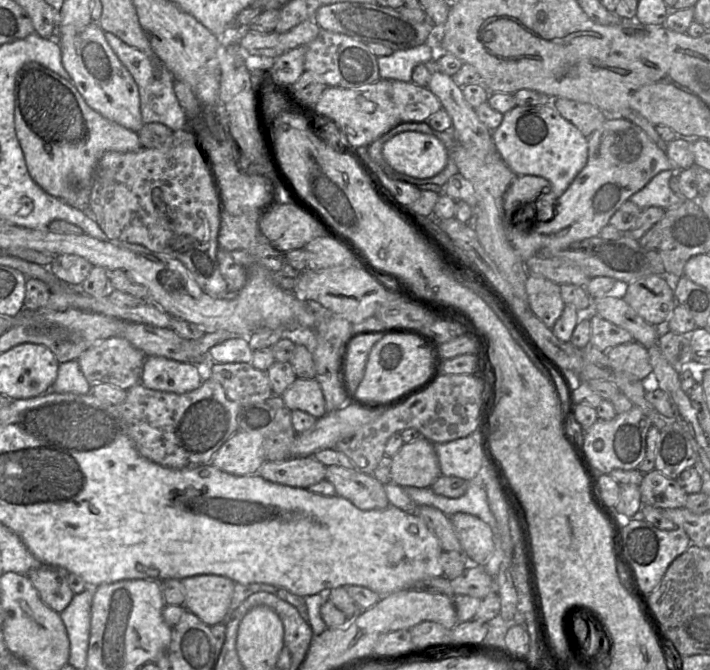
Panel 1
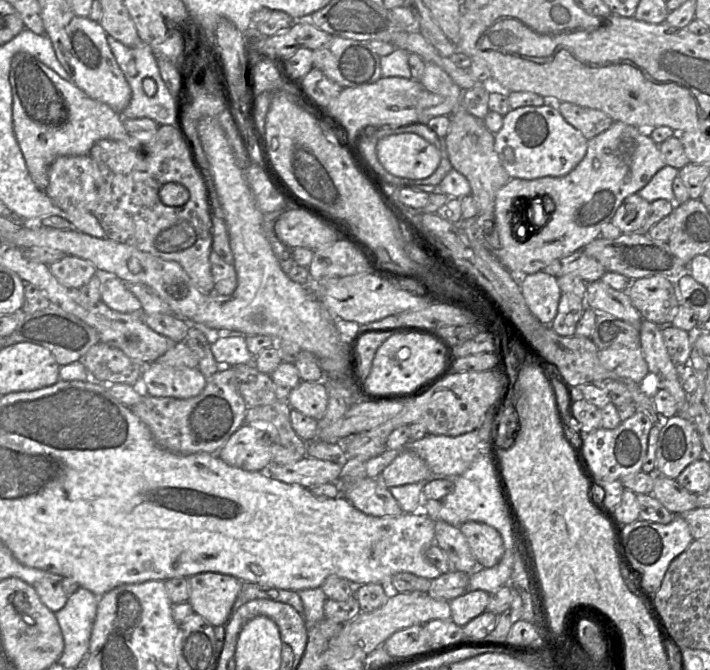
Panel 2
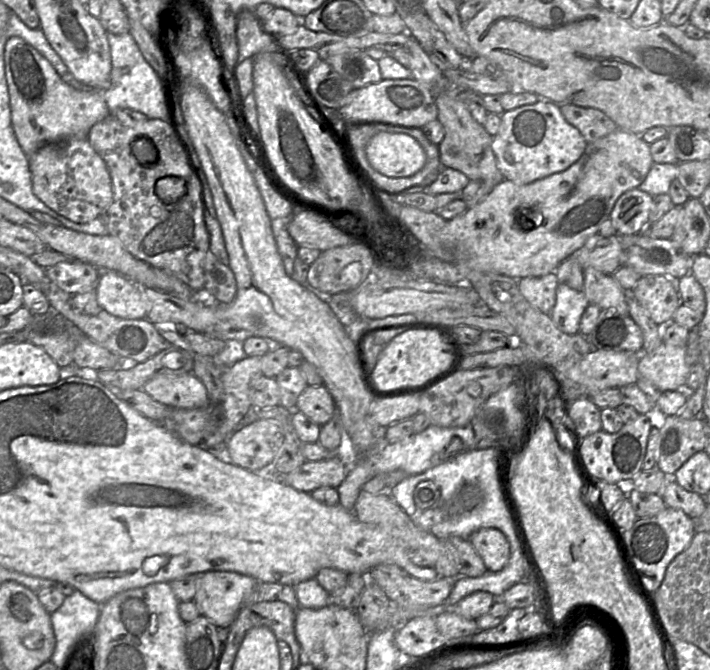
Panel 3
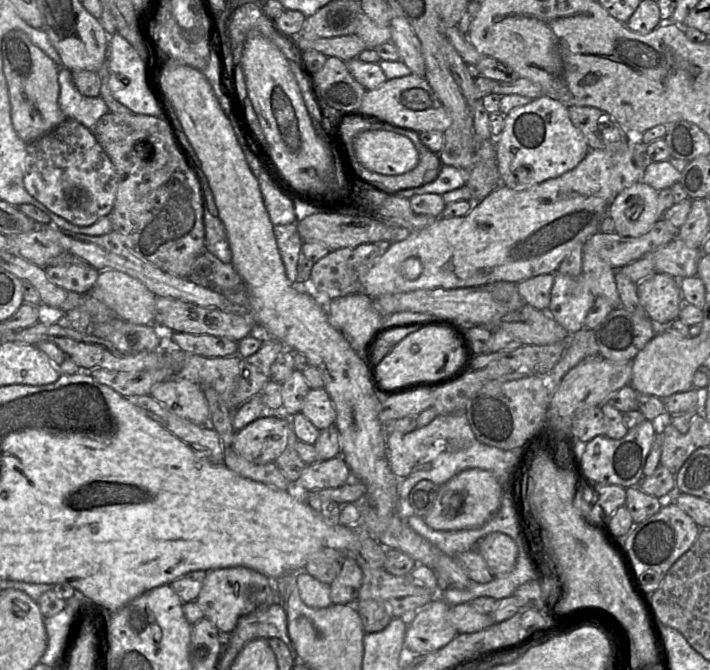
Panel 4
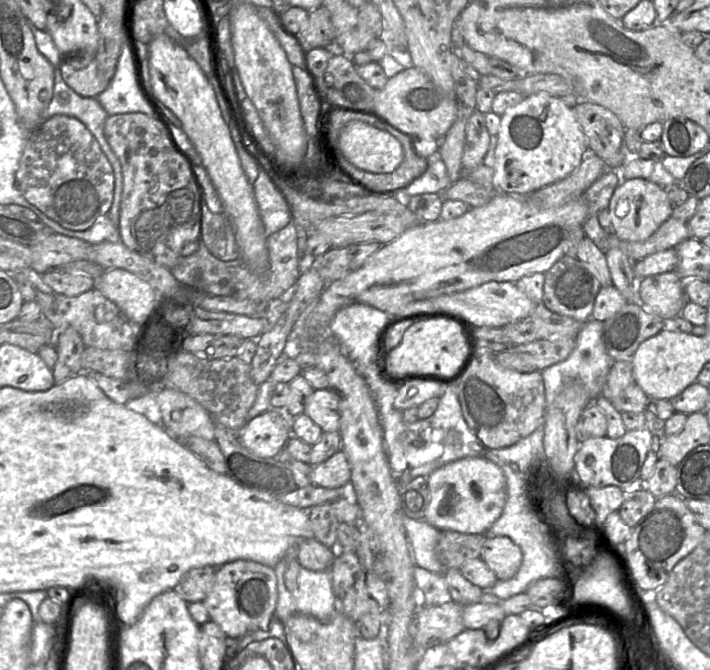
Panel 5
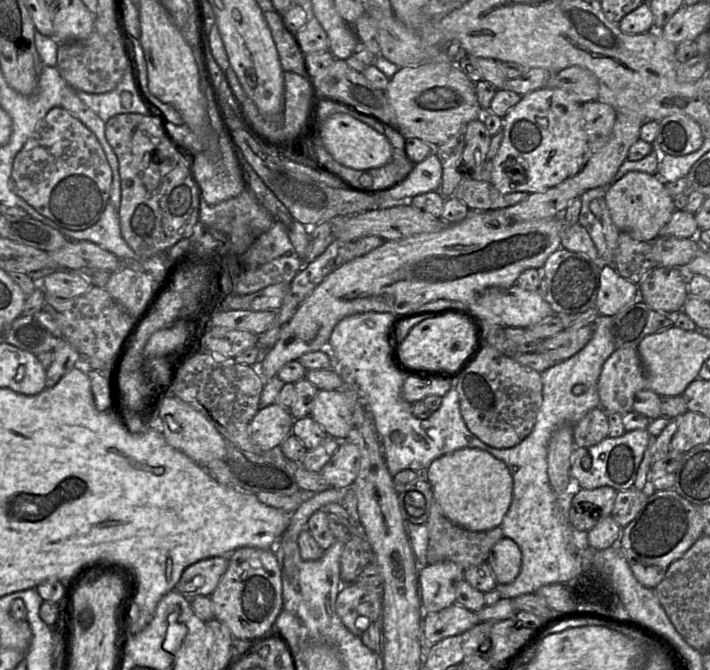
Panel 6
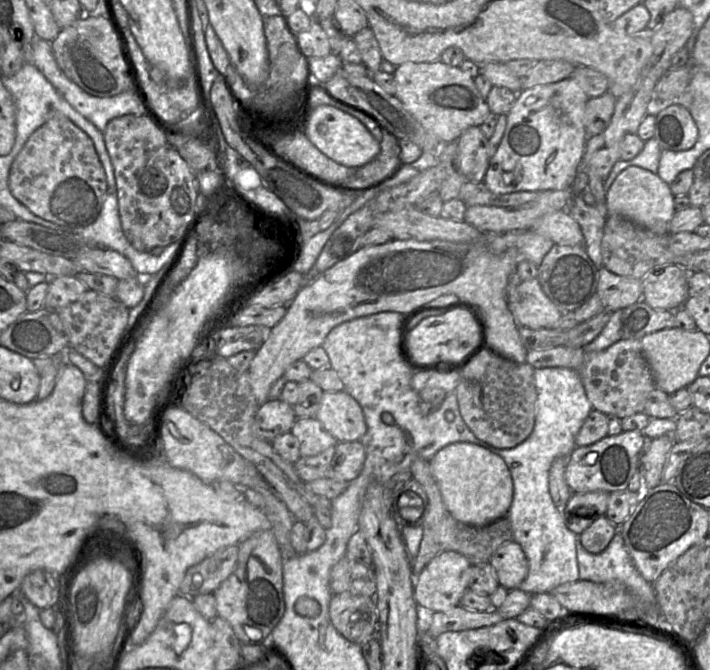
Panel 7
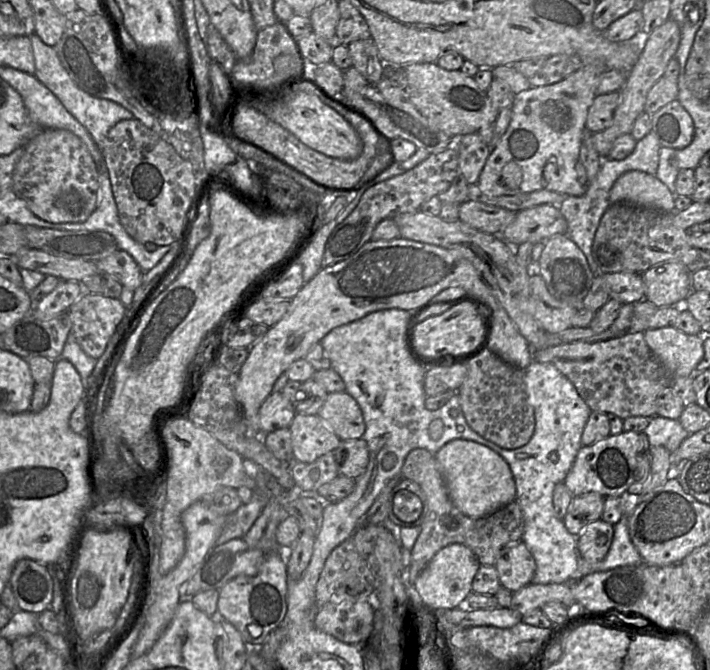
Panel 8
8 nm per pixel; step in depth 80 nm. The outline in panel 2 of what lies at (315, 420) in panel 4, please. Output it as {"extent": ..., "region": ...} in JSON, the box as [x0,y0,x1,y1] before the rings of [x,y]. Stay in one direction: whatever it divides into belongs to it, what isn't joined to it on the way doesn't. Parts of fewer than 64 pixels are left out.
{"extent":[288,381,328,420],"region":[[[301,381],[289,394],[288,404],[294,410],[322,420],[328,408],[328,392],[323,381]]]}

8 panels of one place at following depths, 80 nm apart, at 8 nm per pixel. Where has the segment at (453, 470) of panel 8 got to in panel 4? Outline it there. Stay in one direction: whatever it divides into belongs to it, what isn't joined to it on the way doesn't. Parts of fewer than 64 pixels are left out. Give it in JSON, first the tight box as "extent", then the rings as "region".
{"extent":[423,468,502,530],"region":[[[470,468],[461,471],[439,486],[433,507],[423,519],[433,530],[478,528],[497,513],[501,502],[502,487],[496,477],[487,470]]]}

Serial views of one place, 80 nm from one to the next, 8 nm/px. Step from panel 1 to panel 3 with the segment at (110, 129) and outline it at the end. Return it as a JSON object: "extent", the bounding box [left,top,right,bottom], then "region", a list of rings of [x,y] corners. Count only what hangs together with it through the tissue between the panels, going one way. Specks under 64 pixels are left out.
{"extent":[4,37,109,158],"region":[[[10,37],[4,47],[11,124],[29,158],[42,146],[65,138],[87,138],[90,129],[109,115],[102,91],[76,89],[65,83],[51,63],[20,37]]]}

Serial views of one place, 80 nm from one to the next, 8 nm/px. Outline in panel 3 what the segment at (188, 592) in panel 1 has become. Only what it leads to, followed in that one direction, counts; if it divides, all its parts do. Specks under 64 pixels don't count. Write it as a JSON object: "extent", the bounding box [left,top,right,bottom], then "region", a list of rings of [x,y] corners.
{"extent":[193,571,262,628],"region":[[[208,571],[195,575],[193,601],[200,615],[207,617],[217,628],[231,626],[257,582],[262,582],[232,571]]]}

